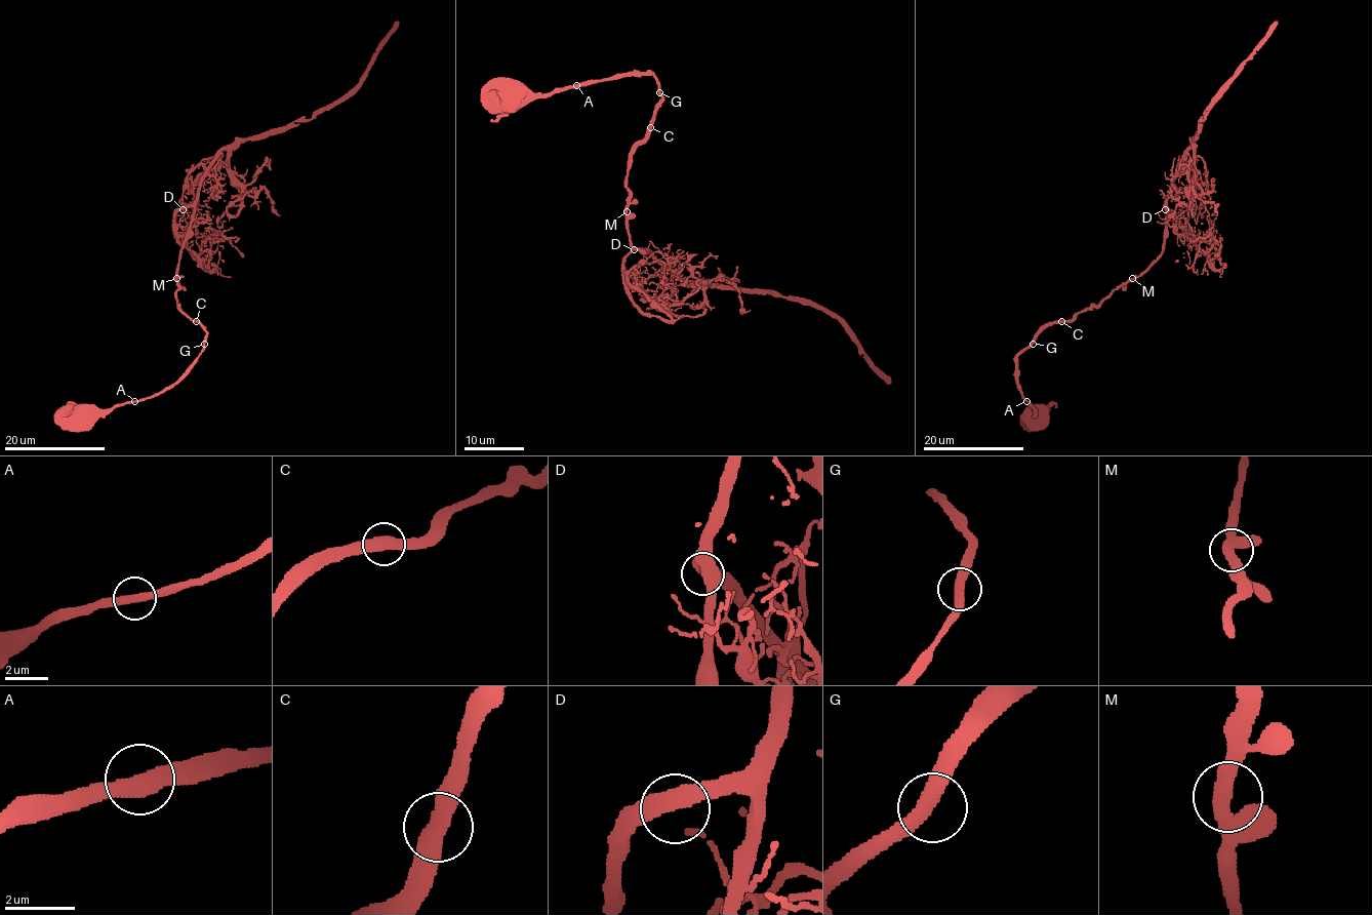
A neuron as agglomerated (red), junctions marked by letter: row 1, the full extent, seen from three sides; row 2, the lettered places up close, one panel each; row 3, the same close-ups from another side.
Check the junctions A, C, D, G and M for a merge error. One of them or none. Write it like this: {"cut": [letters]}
{"cut": []}

